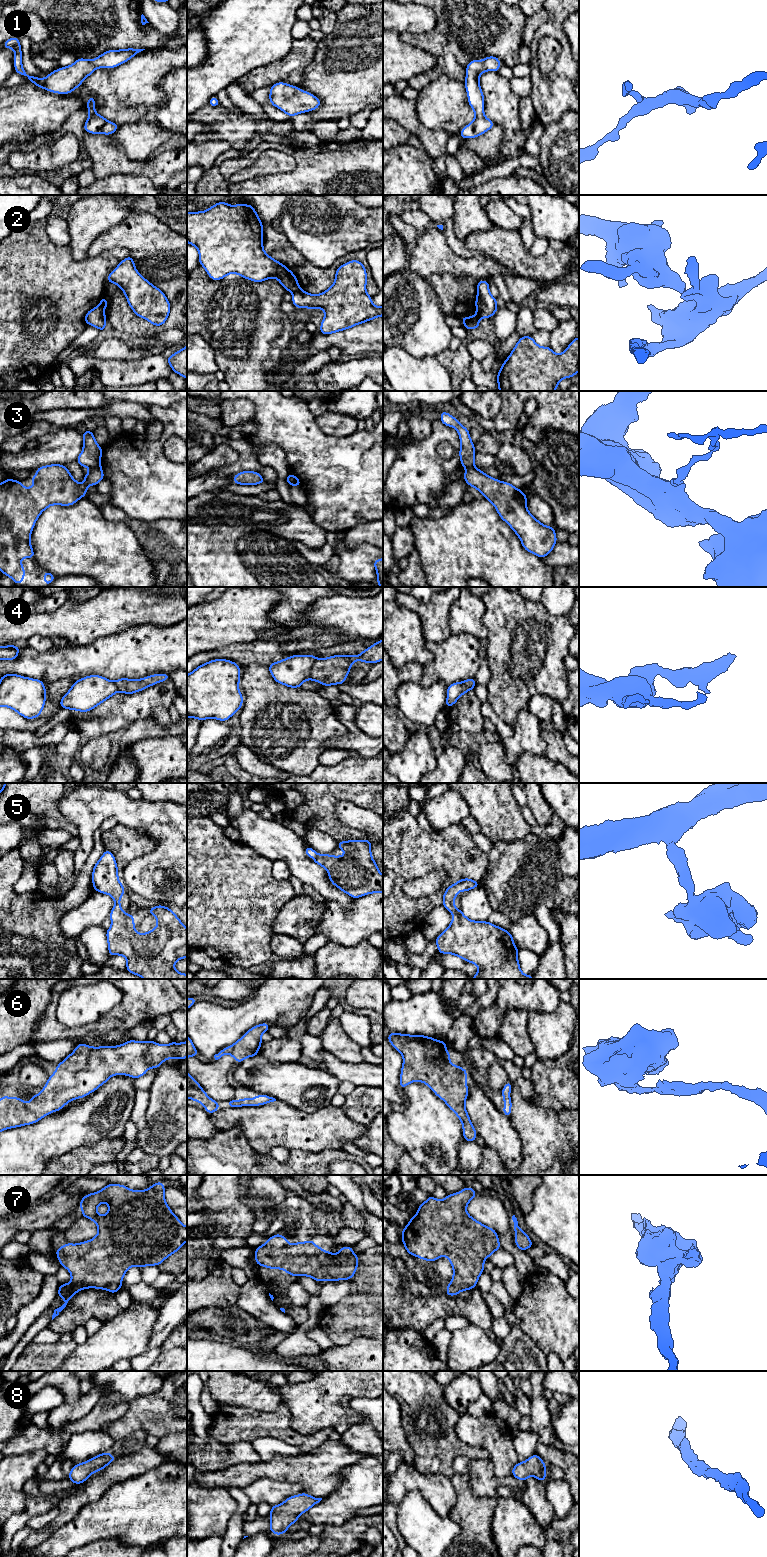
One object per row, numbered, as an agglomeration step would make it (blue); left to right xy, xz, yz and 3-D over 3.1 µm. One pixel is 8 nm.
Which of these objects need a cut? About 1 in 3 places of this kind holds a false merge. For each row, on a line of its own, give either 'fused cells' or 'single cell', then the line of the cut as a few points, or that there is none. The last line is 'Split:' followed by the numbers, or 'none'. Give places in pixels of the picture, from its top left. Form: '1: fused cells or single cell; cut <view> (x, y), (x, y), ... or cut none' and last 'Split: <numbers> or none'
1: single cell; cut none
2: fused cells; cut xz (299, 288), (292, 292)
3: fused cells; cut xy (99, 466), (91, 469)
4: fused cells; cut xz (316, 659), (309, 678)
5: single cell; cut none
6: single cell; cut none
7: single cell; cut none
8: single cell; cut none
Split: 2, 3, 4

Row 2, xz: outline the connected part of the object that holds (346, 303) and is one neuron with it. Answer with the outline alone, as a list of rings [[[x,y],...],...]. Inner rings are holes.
[[[351,260],[336,268],[335,282],[321,294],[309,294],[302,289],[293,292],[291,302],[298,308],[318,309],[325,311],[324,318],[320,325],[320,332],[323,335],[344,331],[360,323],[383,316],[383,306],[375,306],[372,297],[366,292],[368,277],[365,266],[359,260]]]

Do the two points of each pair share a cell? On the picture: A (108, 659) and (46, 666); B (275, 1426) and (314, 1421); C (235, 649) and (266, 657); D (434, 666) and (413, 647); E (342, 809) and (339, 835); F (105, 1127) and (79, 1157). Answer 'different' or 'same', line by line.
A: same
B: different
C: same
D: different
E: different
F: different

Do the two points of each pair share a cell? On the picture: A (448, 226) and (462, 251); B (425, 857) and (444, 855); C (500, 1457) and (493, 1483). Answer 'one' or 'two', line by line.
A: one
B: one
C: two

